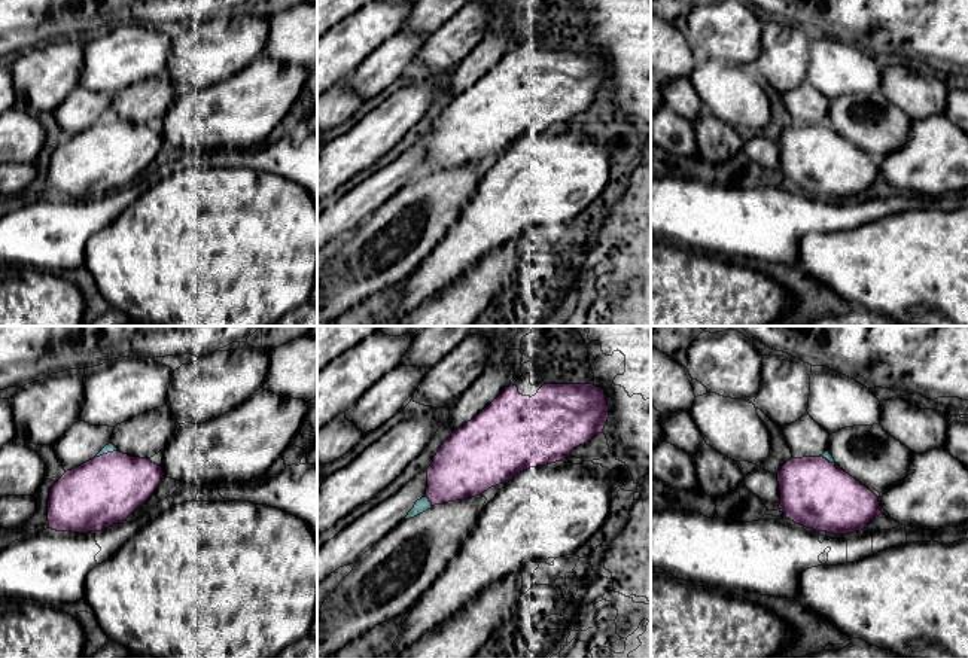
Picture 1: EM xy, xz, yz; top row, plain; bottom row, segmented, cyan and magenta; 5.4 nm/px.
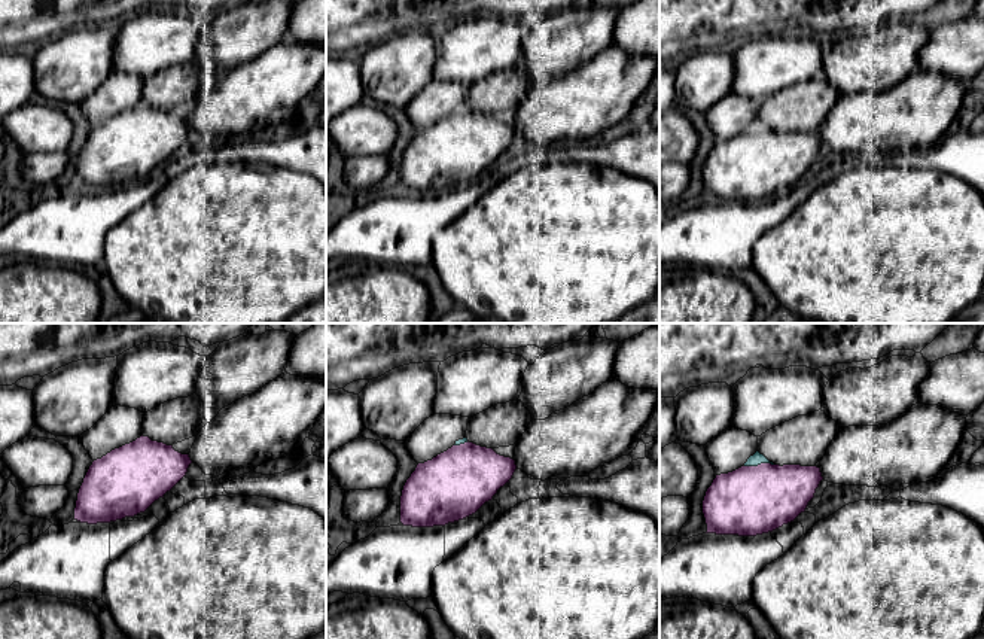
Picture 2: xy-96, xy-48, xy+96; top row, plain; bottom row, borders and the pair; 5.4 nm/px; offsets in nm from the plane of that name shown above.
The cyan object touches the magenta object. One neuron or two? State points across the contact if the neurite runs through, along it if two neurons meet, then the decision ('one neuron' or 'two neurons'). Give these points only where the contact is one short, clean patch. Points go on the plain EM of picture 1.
one neuron

